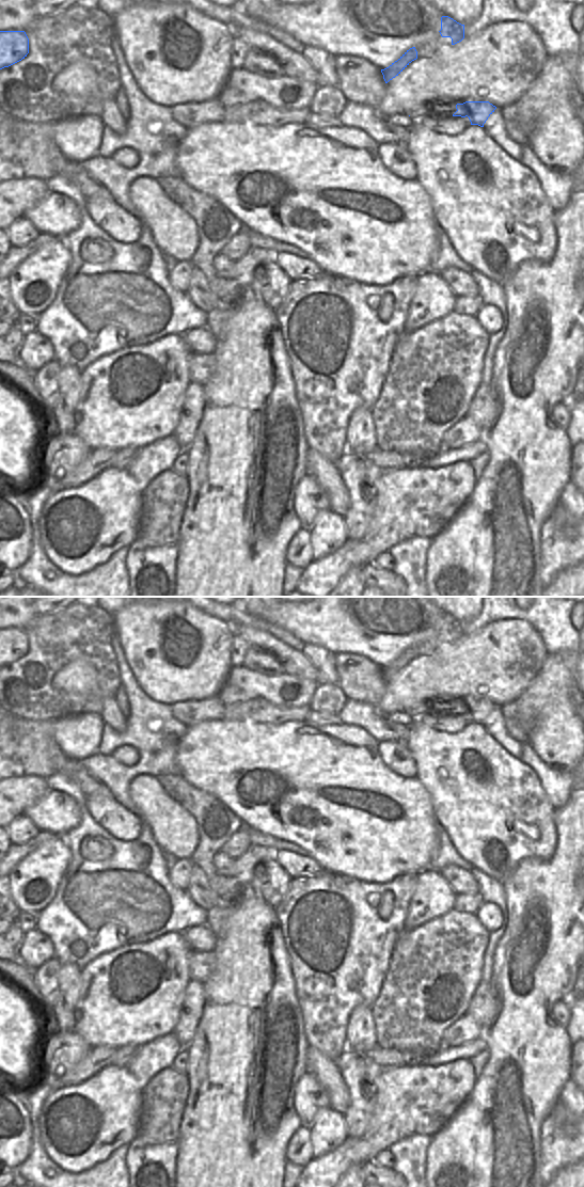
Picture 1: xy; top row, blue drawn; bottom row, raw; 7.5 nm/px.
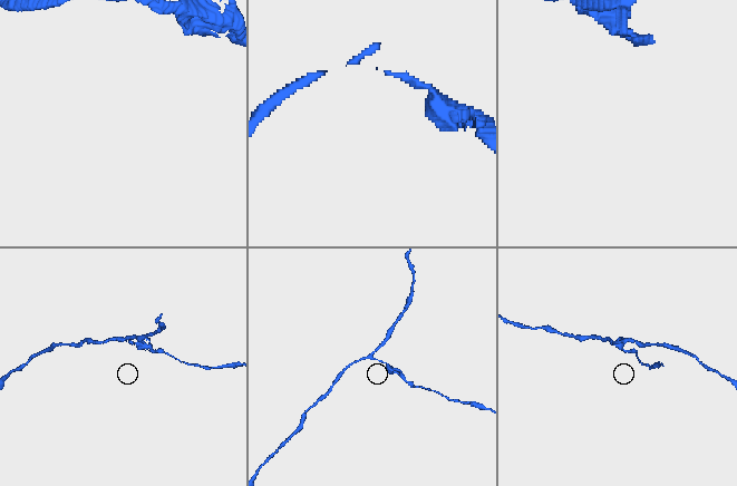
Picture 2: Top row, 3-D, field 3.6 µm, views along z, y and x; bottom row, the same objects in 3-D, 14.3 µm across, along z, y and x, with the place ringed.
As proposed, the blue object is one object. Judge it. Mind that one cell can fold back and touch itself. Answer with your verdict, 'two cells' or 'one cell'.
one cell

